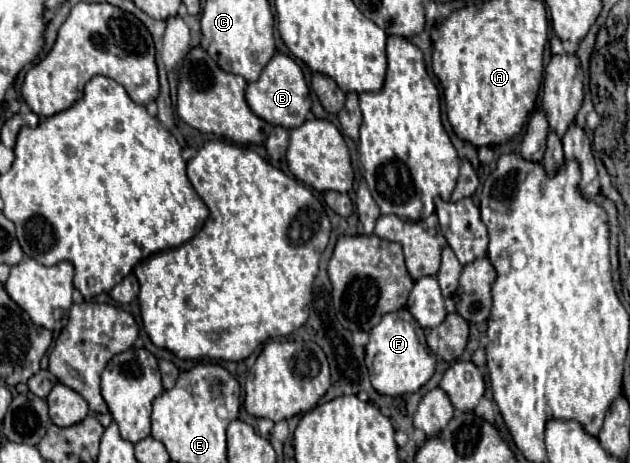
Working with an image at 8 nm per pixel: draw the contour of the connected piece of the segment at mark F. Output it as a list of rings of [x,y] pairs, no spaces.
[[[407,308],[385,314],[381,322],[369,332],[365,358],[367,358],[367,370],[373,388],[385,396],[415,394],[435,372],[435,356],[419,340],[417,322]]]

